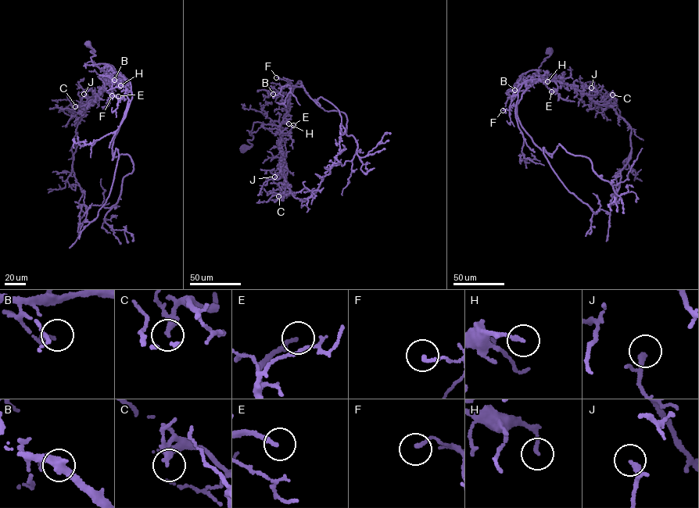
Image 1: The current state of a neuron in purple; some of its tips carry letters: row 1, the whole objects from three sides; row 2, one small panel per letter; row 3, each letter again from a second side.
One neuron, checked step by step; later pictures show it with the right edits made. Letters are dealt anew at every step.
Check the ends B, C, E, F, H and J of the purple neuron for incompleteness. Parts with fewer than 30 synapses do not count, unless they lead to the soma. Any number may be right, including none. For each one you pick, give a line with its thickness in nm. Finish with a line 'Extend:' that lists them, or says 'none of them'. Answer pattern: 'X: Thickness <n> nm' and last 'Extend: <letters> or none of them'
Extend: none of them

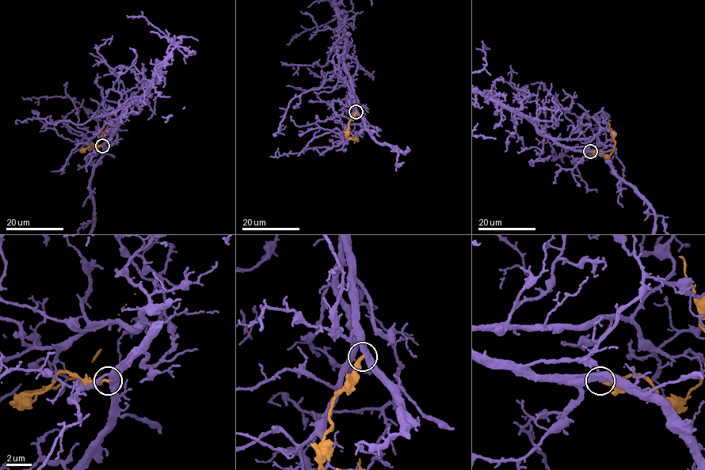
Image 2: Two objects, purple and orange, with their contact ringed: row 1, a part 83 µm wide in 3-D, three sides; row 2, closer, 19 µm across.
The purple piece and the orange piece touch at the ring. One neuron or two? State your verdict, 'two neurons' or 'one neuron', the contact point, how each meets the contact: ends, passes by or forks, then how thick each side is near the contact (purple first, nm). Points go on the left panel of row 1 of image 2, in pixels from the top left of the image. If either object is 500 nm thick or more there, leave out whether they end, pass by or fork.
two neurons | (102, 145) | 550/300 nm

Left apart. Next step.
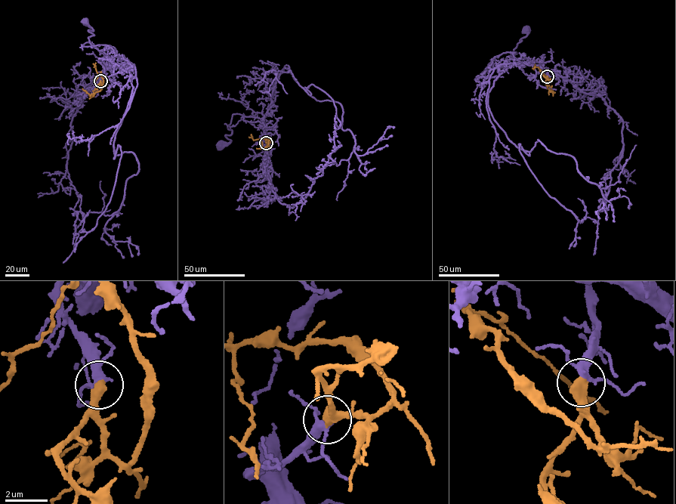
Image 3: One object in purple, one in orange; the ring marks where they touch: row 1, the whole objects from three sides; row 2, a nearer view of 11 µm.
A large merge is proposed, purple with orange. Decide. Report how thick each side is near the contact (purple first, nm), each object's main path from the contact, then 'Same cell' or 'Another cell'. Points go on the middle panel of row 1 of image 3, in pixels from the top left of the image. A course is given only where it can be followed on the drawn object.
Thickness 260 nm (purple) against 500 nm. Course of purple: (266, 143), (261, 146), (263, 119), (235, 113), (227, 127), (231, 134), (225, 136), (230, 141), (220, 145). Course of orange: (266, 143), (266, 140), (270, 139), (267, 146), (256, 148). Same cell

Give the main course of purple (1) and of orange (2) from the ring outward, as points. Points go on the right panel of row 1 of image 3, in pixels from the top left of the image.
1: (547, 76), (547, 69), (522, 63), (512, 57), (506, 59), (520, 39), (526, 35), (526, 30)
2: (547, 76), (545, 82), (550, 89)

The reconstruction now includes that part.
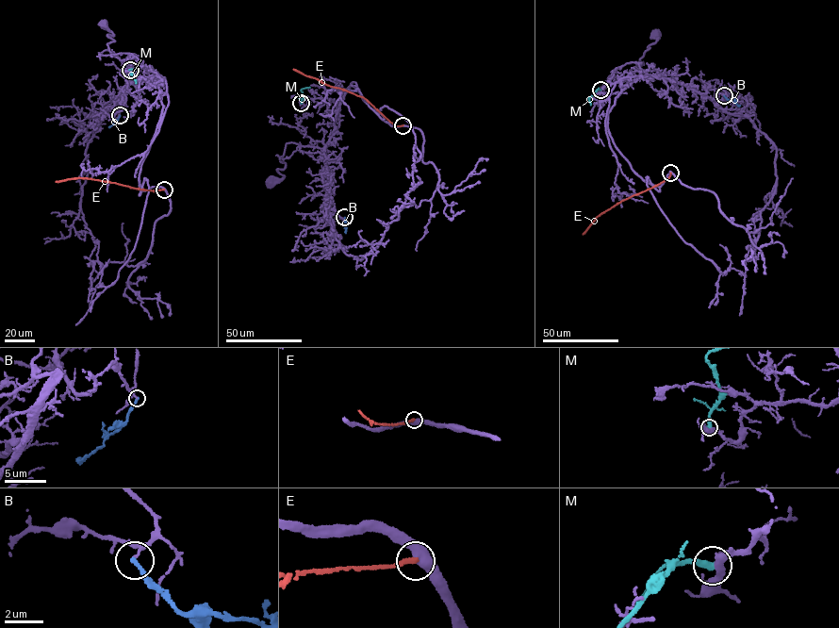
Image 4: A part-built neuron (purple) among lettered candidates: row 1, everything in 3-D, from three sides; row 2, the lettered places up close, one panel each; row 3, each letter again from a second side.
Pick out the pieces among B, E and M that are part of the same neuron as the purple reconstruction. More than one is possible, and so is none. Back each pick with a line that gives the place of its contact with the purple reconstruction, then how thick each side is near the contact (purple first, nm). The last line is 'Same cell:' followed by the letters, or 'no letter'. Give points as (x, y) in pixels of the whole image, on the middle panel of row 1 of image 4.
Same cell: no letter

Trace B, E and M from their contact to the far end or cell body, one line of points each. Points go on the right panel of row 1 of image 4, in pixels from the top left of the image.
B: (724, 95), (740, 105)
E: (670, 173), (660, 184), (621, 201), (596, 218), (583, 235)
M: (600, 90), (588, 98), (590, 105)

